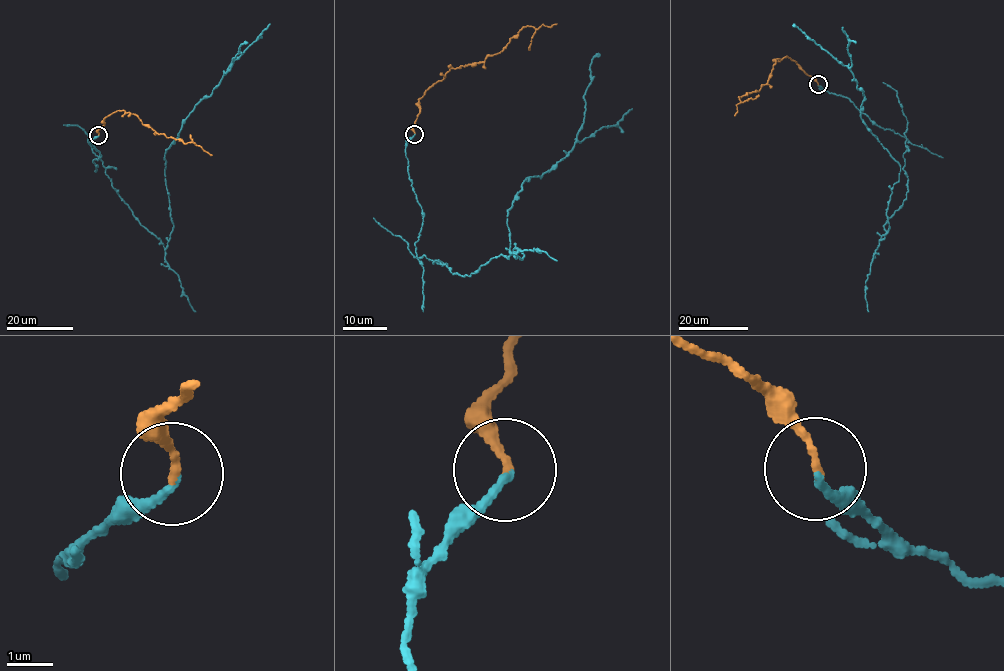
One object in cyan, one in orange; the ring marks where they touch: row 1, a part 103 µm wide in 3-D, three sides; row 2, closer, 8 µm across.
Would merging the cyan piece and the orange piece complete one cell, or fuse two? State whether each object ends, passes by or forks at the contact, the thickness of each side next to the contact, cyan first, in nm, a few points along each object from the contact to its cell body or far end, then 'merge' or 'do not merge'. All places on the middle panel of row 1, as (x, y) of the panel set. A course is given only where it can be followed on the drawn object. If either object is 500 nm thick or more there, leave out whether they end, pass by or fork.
cyan ends there; orange ends there; 140 nm thick on the cyan side, 170 nm on the other; cyan runs (415, 134), (419, 261), (469, 276), (520, 259), (507, 215), (574, 144), (600, 54); orange runs (414, 134), (420, 99), (450, 69), (479, 63), (499, 52), (526, 25), (536, 29), (556, 23); merge

